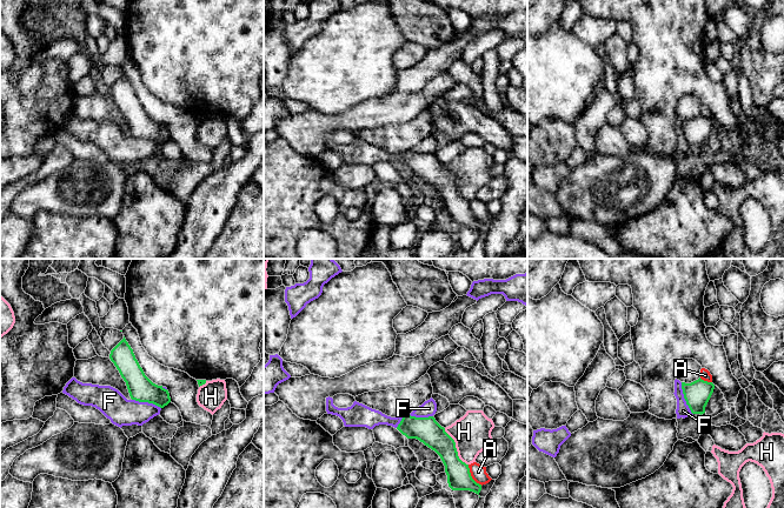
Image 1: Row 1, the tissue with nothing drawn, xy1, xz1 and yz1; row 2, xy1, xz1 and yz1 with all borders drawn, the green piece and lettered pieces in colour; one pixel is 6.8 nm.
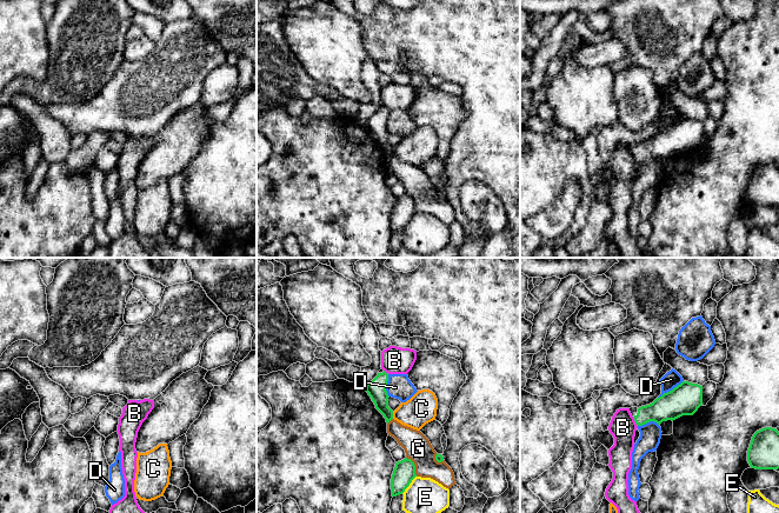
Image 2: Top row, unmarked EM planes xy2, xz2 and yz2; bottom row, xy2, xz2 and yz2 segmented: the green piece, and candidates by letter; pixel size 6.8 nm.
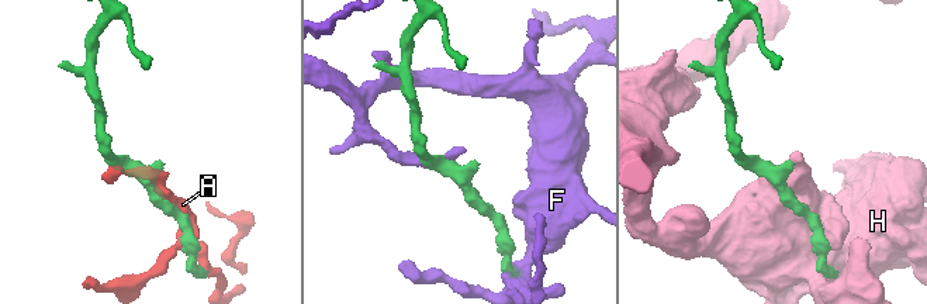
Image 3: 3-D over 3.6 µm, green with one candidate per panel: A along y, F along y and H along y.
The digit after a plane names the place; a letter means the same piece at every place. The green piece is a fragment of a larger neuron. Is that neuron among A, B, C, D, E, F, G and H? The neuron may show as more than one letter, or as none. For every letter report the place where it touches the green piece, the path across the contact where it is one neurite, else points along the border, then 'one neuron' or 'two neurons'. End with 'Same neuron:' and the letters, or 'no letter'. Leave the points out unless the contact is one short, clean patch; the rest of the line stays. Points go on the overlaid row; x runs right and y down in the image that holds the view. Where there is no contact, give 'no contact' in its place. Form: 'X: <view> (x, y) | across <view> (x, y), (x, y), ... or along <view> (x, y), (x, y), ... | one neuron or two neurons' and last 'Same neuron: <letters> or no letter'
A: xz1 (471, 476) | two neurons
B: yz2 (634, 420) | along yz2 (632, 417), (637, 426) | two neurons
C: xz2 (392, 415) | along xz2 (392, 412), (393, 418) | two neurons
D: yz2 (670, 391) | along yz2 (683, 380), (658, 398) | two neurons
E: xz2 (408, 485) | two neurons
F: yz1 (684, 398) | two neurons
G: xz2 (414, 466) | two neurons
H: xz1 (454, 447) | two neurons
Same neuron: no letter

